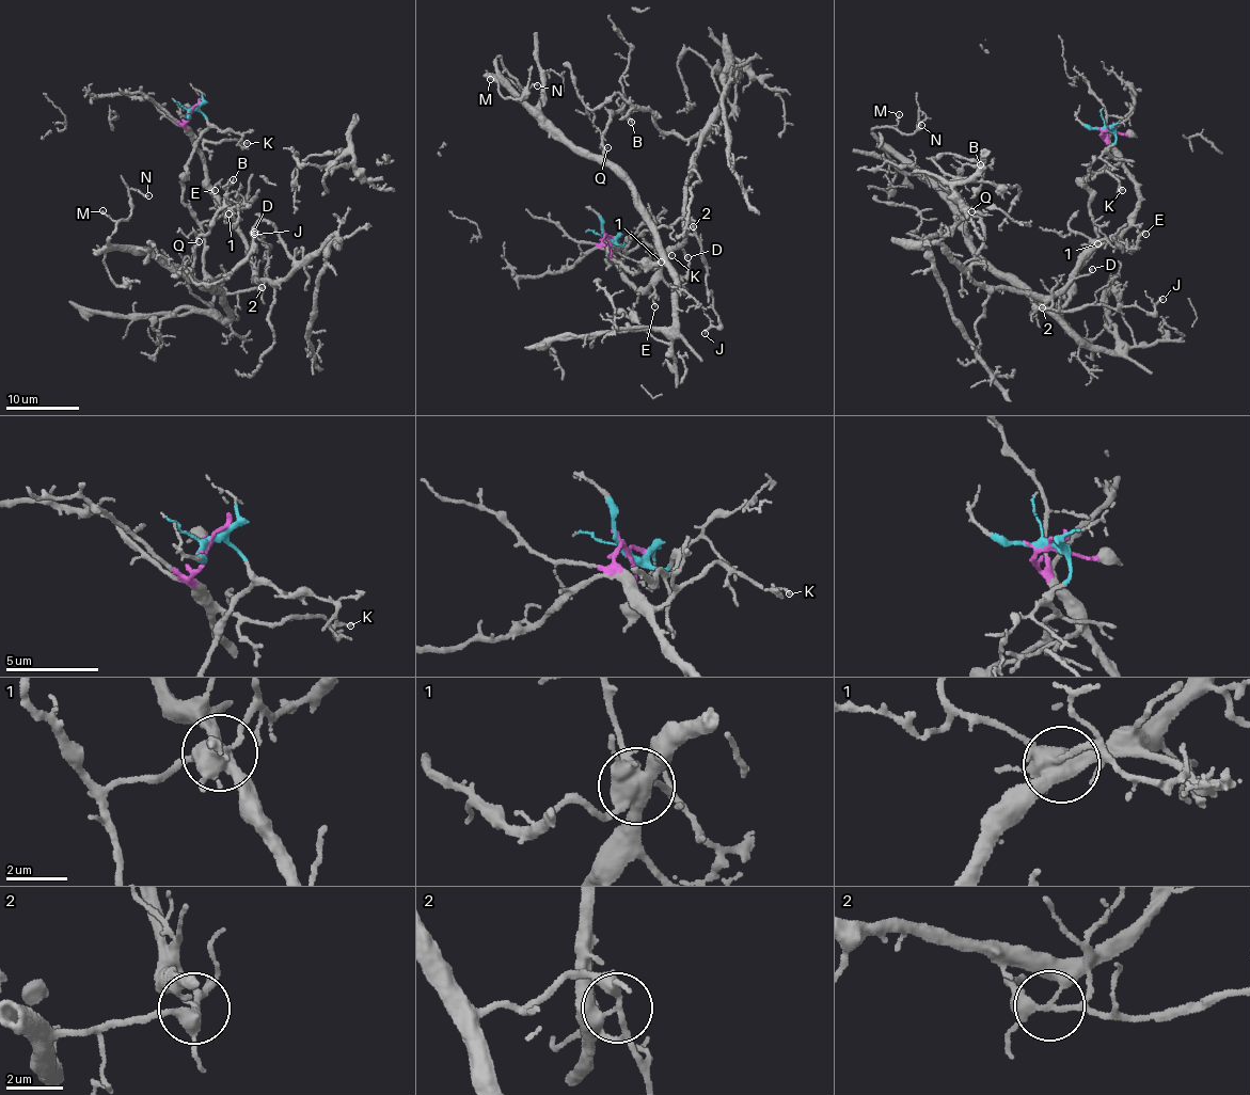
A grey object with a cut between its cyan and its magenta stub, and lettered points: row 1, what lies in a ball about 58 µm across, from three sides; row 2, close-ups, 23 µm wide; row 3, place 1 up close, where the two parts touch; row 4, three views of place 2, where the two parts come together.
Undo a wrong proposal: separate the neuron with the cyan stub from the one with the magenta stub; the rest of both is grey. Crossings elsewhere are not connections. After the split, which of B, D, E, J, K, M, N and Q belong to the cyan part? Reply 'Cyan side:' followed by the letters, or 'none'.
Cyan side: B, J, M, N, Q

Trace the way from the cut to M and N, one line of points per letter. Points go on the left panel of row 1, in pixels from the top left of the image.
M: (191, 111), (207, 130), (183, 203), (225, 302), (111, 244), (117, 220), (103, 210)
N: (191, 111), (207, 130), (183, 203), (225, 302), (111, 244), (130, 190), (147, 195)

